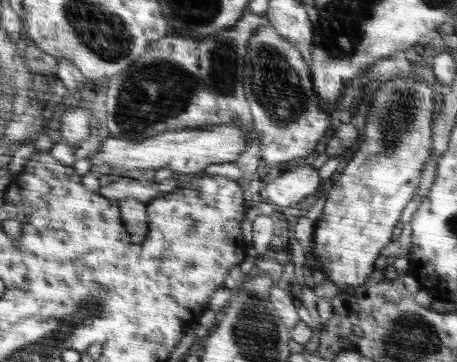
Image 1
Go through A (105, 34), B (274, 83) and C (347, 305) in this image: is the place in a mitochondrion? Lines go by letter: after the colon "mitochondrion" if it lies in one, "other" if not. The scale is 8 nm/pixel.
A: mitochondrion
B: mitochondrion
C: other

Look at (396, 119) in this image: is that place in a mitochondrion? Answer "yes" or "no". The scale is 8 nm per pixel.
yes

